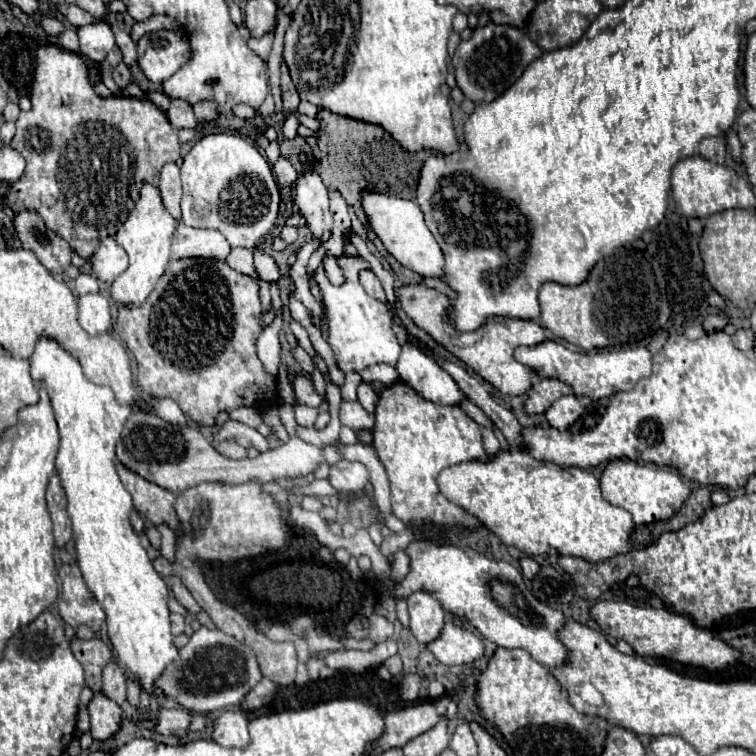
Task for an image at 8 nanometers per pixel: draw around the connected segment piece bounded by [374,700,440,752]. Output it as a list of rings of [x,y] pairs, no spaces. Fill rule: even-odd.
[[[426,700],[422,706],[406,708],[404,712],[390,712],[386,714],[386,732],[378,740],[374,752],[382,752],[388,748],[402,748],[408,740],[420,736],[422,732],[430,730],[438,722],[438,712],[428,706],[432,700]],[[432,710],[432,712],[430,712]]]

